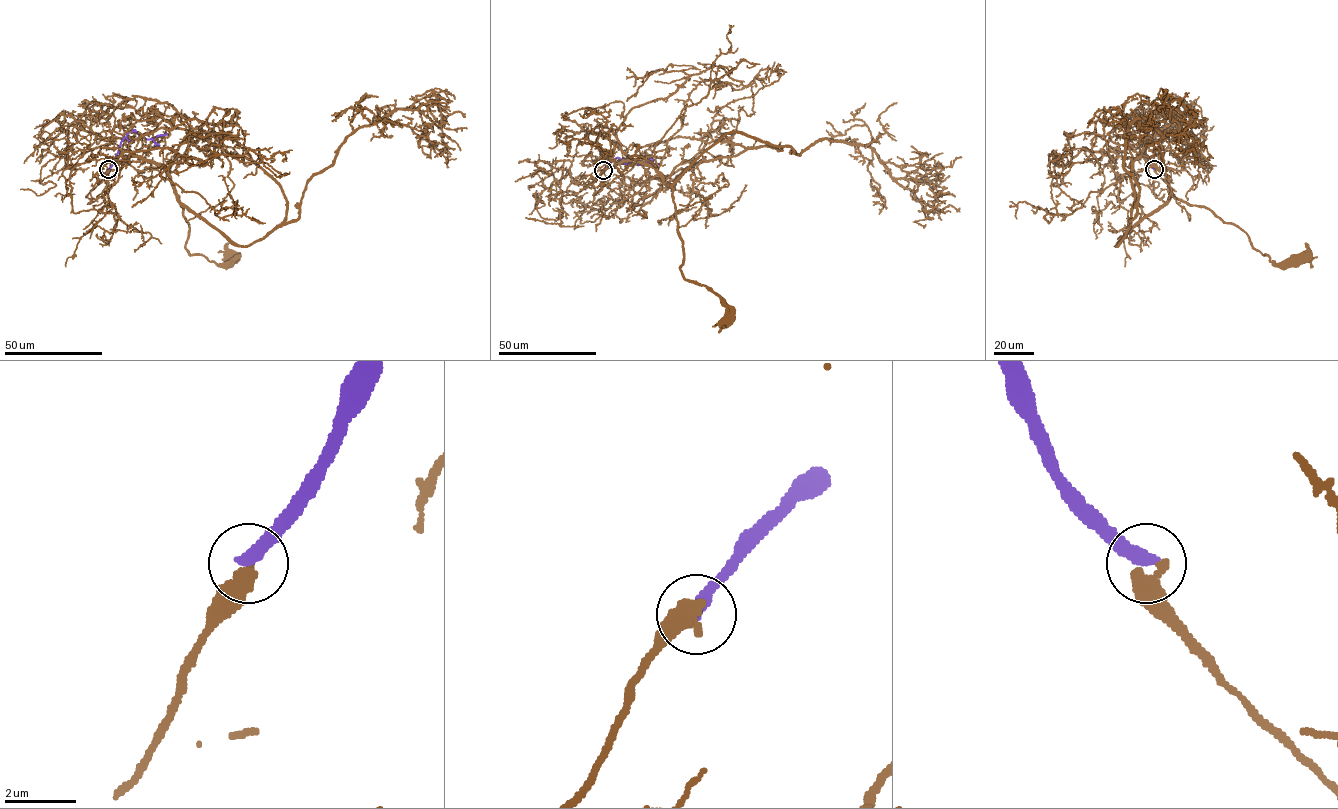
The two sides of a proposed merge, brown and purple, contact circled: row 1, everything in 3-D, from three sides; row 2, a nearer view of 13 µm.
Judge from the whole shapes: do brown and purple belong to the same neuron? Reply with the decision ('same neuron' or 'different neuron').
different neuron

